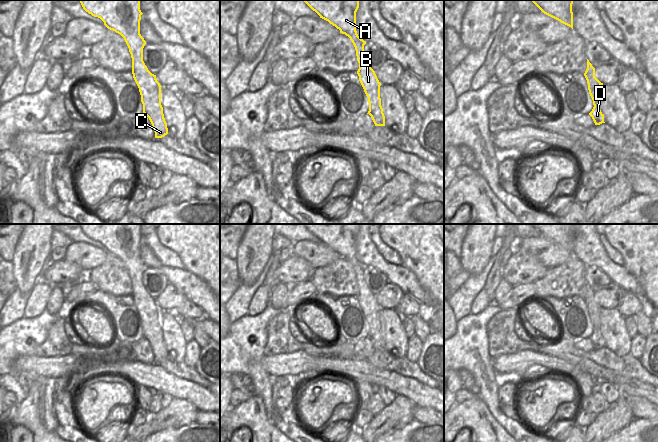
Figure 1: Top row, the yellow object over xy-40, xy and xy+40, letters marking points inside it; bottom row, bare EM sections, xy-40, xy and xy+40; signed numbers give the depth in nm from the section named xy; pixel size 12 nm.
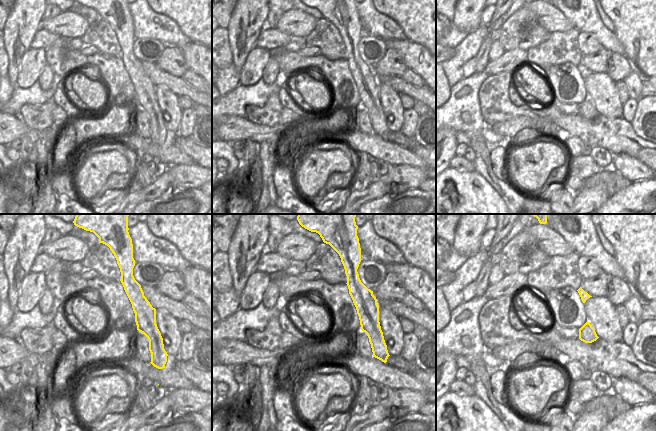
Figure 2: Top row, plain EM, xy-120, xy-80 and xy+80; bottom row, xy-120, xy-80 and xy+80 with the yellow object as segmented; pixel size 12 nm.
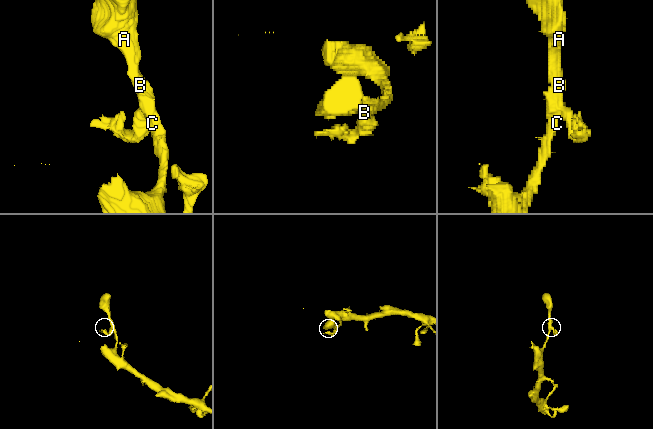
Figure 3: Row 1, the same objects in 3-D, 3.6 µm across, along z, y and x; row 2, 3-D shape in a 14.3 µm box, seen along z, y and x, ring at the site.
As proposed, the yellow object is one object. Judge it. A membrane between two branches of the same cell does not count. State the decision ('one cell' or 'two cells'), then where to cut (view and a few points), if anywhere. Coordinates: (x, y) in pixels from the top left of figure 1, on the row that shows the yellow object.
two cells; cut in xy+40 along (594, 105), (598, 108)

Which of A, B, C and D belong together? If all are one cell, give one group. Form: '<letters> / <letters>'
A B C / D

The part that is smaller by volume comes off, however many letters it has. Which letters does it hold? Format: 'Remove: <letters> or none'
Remove: D

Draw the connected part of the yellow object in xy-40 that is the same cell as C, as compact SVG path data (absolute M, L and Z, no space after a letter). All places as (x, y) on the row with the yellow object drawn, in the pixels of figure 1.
M80 0L80 3L86 12L94 17L100 18L108 29L115 31L124 38L132 58L132 74L141 95L143 114L149 118L155 132L155 138L162 138L168 134L167 123L161 105L162 86L157 81L156 75L148 70L143 61L143 48L146 41L140 34L140 20L143 14L140 10L140 1L141 0Z

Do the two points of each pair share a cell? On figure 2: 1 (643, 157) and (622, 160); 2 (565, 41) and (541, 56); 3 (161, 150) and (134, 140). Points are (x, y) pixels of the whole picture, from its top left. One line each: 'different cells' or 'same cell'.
1: different cells
2: same cell
3: same cell

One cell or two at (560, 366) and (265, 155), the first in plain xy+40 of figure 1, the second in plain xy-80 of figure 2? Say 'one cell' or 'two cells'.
two cells

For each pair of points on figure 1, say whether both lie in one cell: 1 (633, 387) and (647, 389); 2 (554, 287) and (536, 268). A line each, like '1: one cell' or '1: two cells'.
1: one cell
2: two cells

